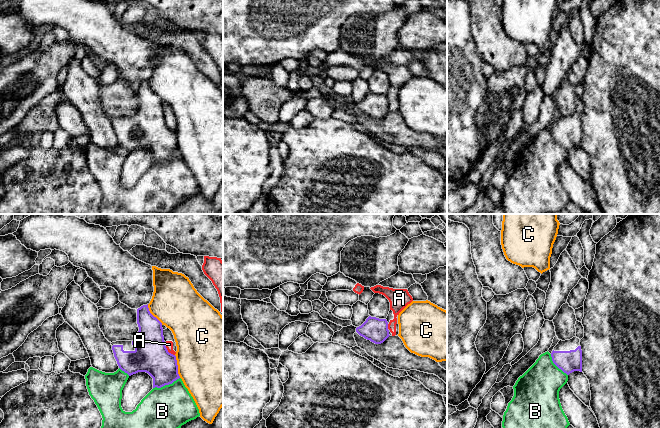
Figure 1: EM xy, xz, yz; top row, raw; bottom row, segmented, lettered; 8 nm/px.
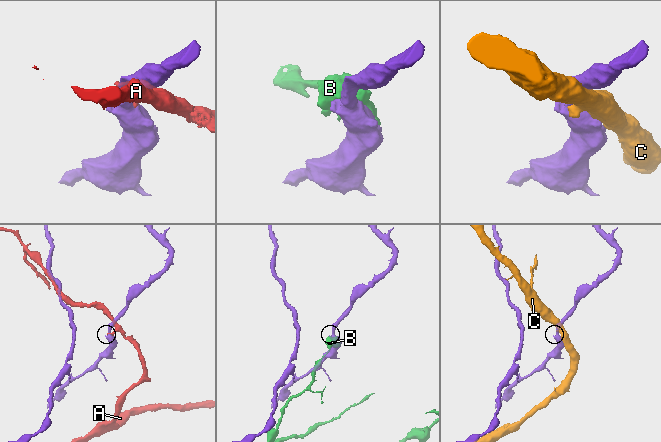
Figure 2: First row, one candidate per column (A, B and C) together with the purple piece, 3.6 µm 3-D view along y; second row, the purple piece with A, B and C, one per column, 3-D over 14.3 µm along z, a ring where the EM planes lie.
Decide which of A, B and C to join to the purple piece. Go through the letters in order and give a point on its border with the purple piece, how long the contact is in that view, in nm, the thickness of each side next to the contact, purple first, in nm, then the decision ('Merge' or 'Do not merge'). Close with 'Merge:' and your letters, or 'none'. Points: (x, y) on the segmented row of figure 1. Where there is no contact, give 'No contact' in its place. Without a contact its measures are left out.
A: Touches purple at xy (168, 352). Shared border 110 nm. Thickness 280 nm (purple) against 60 nm. Do not merge
B: Touches purple at xy (166, 384). Shared border 240 nm. Thickness 260 nm (purple) against 360 nm. Do not merge
C: Touches purple at xy (177, 366). Shared border 190 nm. Thickness 280 nm (purple) against 500 nm. Do not merge
Merge: none

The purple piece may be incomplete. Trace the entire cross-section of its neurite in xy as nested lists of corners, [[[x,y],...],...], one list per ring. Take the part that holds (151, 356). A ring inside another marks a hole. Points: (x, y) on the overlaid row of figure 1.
[[[147,305],[137,309],[138,335],[133,341],[112,342],[112,350],[119,368],[129,376],[146,372],[153,378],[153,388],[172,384],[180,378],[176,356],[169,353],[164,341],[162,323],[154,317]]]

